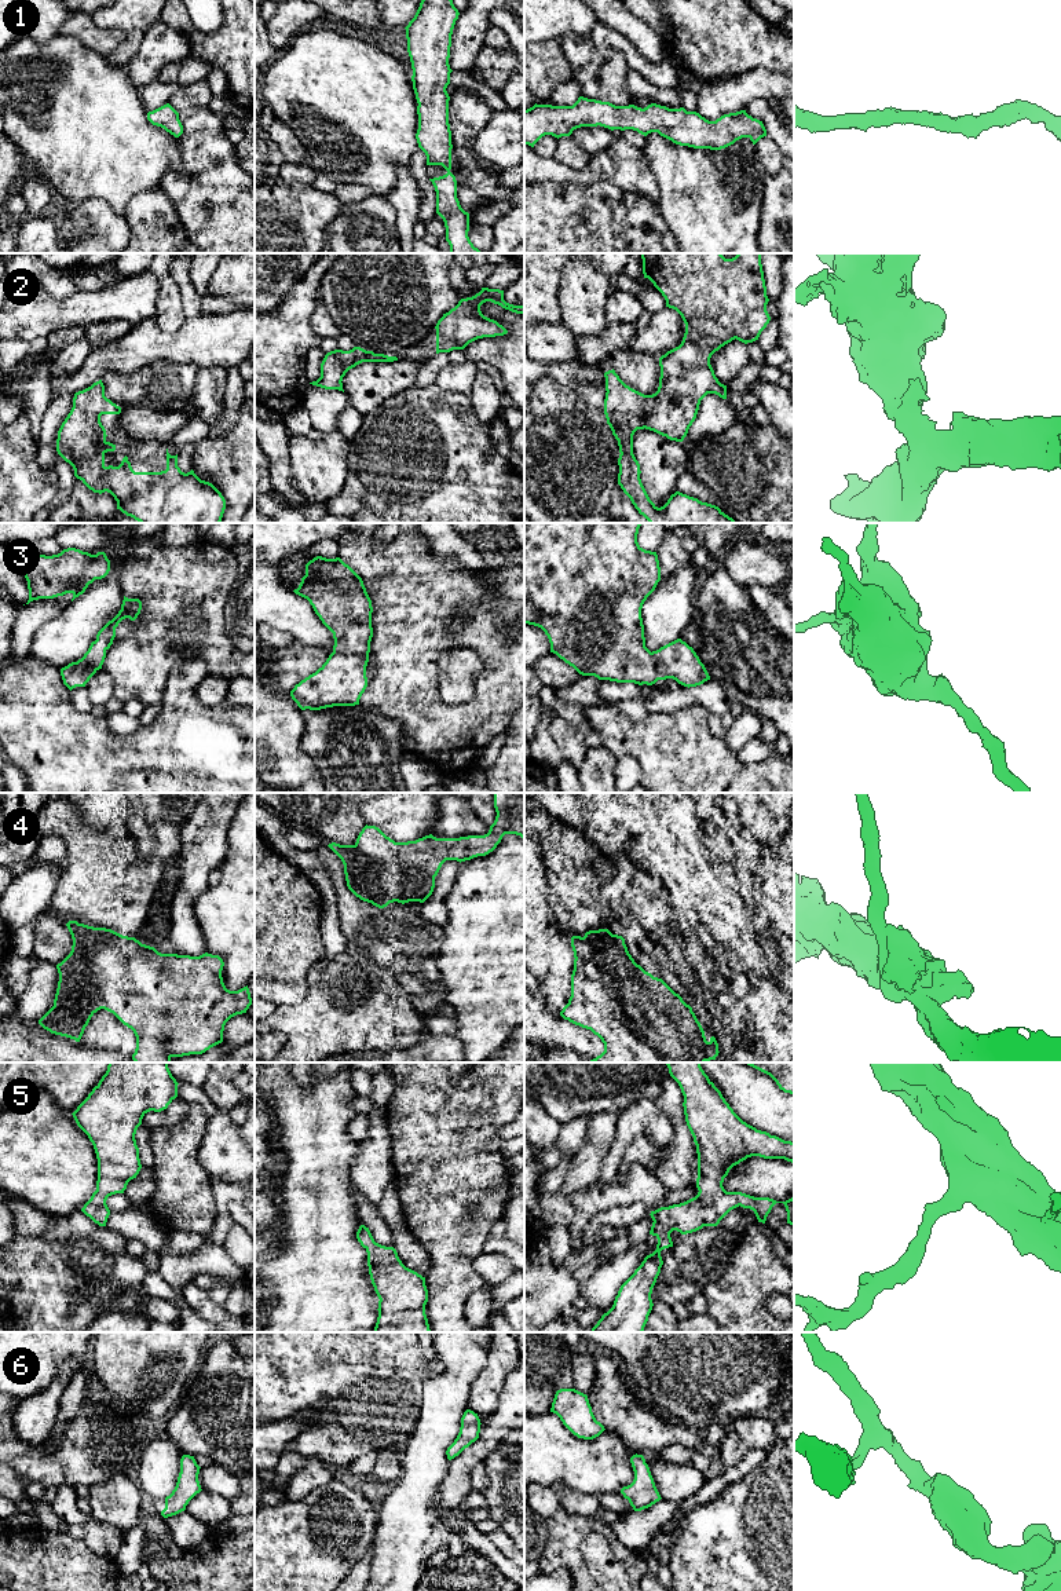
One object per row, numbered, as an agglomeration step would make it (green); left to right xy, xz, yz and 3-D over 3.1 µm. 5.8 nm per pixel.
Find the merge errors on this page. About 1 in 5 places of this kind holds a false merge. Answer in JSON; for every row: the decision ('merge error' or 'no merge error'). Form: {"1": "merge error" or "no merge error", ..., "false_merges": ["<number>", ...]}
{"1": "no merge error", "2": "no merge error", "3": "no merge error", "4": "no merge error", "5": "no merge error", "6": "no merge error", "false_merges": []}

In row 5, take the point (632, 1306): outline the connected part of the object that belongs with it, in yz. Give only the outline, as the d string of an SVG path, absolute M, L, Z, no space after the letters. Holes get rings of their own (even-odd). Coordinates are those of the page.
M666 1063L670 1076L678 1083L684 1096L684 1115L694 1137L698 1153L698 1195L684 1203L661 1207L651 1211L652 1226L650 1235L658 1239L656 1250L647 1255L634 1273L621 1285L612 1307L601 1316L590 1332L643 1332L652 1310L652 1288L663 1265L661 1251L673 1247L670 1233L692 1233L703 1226L717 1226L733 1208L743 1207L754 1211L758 1222L765 1224L776 1203L783 1203L787 1211L787 1224L794 1226L794 1197L776 1202L769 1197L754 1197L742 1192L727 1192L722 1186L729 1170L751 1156L764 1159L784 1159L794 1163L794 1142L784 1141L767 1131L743 1122L729 1107L721 1091L709 1079L700 1063Z

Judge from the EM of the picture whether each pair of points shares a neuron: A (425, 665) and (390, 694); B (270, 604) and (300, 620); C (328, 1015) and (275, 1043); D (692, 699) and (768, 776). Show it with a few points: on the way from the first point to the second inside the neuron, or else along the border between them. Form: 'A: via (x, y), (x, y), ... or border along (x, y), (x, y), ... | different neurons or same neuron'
A: via (417, 669), (398, 688) | same neuron
B: via (277, 607), (293, 614) | same neuron
C: border along (269, 1031), (281, 1031), (286, 1037), (285, 1045) | different neurons
D: border along (666, 712), (701, 705), (710, 713) | different neurons

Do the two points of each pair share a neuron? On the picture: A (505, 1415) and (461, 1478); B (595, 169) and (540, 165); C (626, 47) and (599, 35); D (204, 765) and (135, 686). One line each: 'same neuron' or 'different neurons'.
A: same neuron
B: same neuron
C: same neuron
D: different neurons

